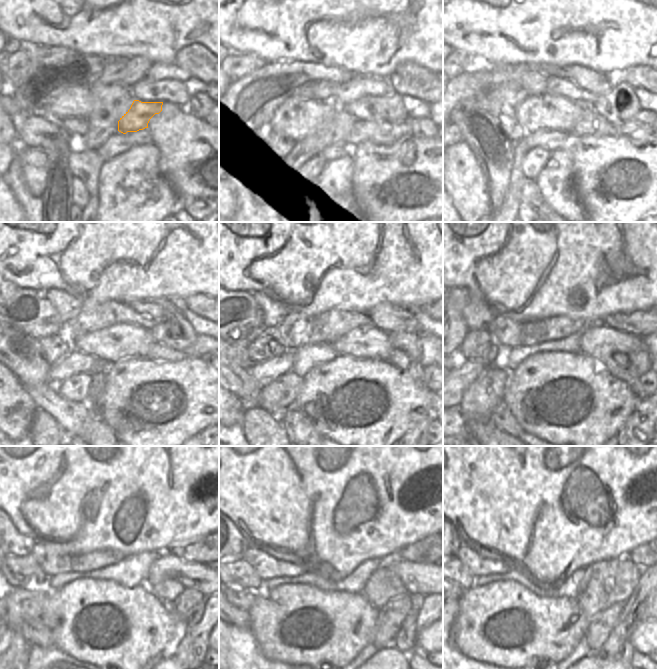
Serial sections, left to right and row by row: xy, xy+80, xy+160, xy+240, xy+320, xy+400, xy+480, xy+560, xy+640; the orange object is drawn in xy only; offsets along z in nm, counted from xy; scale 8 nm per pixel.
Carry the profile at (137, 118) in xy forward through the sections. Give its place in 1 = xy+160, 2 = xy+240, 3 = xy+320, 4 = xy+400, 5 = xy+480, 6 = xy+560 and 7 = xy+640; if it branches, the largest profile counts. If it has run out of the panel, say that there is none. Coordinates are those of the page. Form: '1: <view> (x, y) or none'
1: xy+160 (642, 122)
2: xy+240 (198, 348)
3: none
4: none
5: none
6: none
7: none

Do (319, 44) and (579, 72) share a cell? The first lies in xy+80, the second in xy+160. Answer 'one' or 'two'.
two

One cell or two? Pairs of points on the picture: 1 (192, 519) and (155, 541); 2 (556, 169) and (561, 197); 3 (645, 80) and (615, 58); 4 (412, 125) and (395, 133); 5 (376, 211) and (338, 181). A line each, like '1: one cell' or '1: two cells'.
1: one cell
2: one cell
3: two cells
4: one cell
5: one cell

